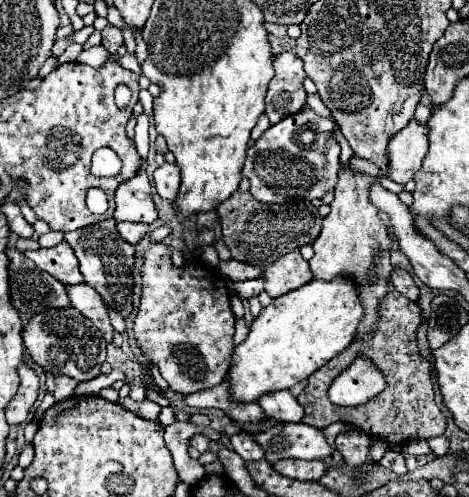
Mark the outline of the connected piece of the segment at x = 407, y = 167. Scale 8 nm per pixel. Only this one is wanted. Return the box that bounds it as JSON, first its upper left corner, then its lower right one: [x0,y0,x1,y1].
[386,119,428,183]

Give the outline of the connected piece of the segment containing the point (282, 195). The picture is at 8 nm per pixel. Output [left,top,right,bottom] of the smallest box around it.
[242,107,340,203]

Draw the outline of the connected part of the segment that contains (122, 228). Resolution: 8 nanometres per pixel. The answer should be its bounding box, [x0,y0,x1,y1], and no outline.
[118,223,148,245]

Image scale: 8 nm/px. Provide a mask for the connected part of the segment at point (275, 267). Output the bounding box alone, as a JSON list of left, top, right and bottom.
[264,249,312,299]

